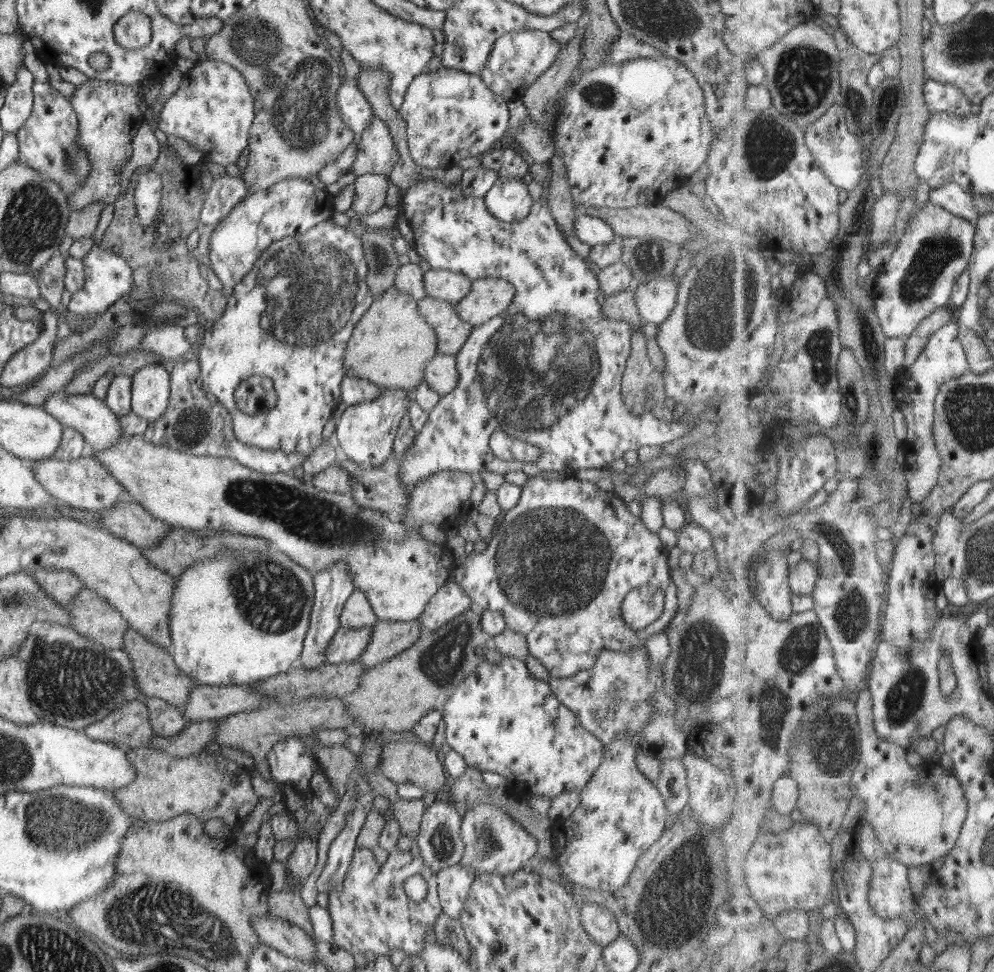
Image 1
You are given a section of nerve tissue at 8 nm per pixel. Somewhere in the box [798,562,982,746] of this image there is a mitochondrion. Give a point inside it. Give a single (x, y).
(905, 696)

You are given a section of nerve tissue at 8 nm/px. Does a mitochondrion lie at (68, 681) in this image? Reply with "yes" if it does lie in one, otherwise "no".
yes

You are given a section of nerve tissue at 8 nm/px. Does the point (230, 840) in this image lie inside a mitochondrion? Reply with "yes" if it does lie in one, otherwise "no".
no

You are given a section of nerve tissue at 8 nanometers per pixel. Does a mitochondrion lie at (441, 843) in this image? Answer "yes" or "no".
yes

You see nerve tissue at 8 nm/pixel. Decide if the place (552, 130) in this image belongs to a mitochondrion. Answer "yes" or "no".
no

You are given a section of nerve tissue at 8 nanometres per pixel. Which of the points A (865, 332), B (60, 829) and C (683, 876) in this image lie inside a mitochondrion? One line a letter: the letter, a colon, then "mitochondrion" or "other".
A: mitochondrion
B: mitochondrion
C: mitochondrion

